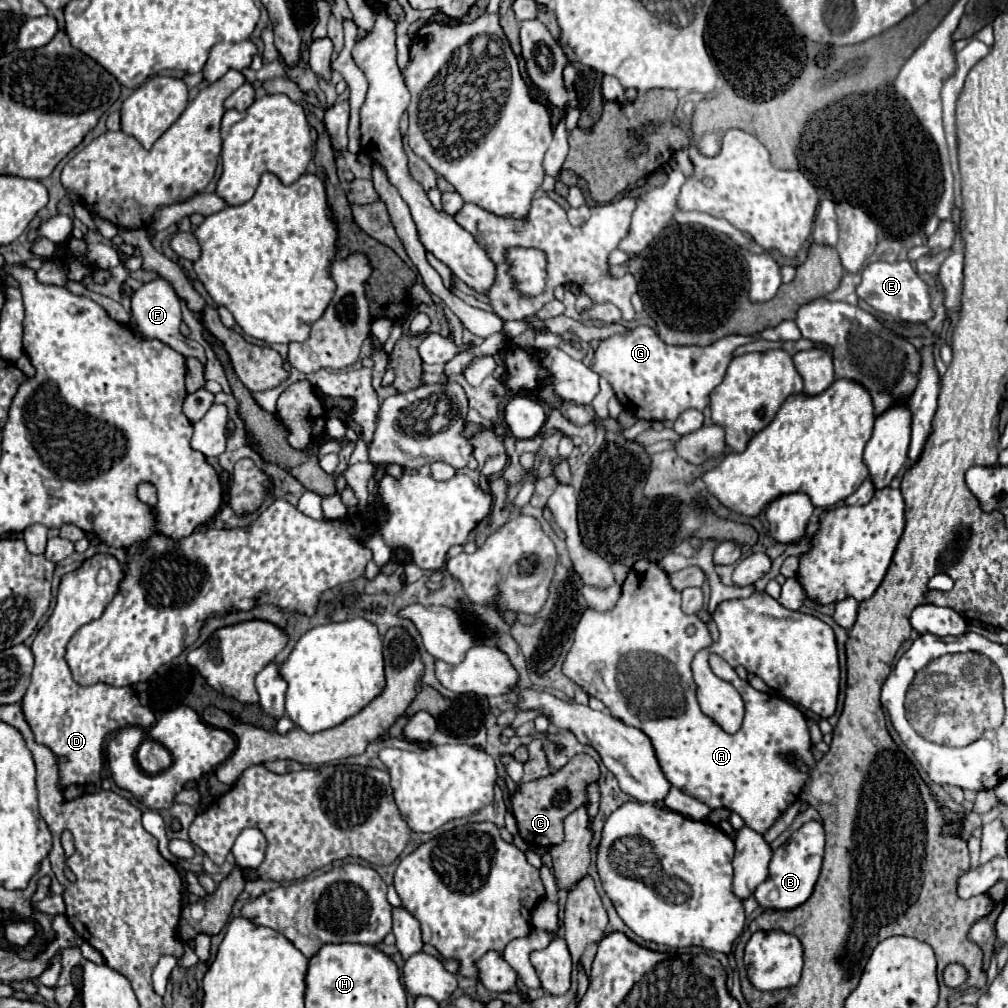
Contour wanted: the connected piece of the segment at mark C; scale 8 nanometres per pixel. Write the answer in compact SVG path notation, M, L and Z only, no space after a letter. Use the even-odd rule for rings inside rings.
M580 753L574 756L566 767L550 773L548 779L534 781L532 791L518 791L512 797L512 813L516 817L520 837L526 843L538 845L538 847L552 847L552 845L558 845L560 841L564 841L564 831L562 831L564 819L574 809L588 803L586 787L590 783L596 783L598 779L600 779L598 763L590 755Z

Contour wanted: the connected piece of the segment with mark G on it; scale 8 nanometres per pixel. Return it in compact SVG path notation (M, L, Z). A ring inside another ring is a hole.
M640 325L628 335L612 335L600 341L592 359L592 369L608 379L618 401L626 411L646 421L674 421L686 409L708 407L710 393L724 379L732 351L754 337L728 335L708 347L672 347L666 345L654 329Z

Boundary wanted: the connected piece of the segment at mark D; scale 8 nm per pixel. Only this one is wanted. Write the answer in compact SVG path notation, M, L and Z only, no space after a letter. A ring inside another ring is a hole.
M94 555L86 559L84 565L78 567L74 573L62 577L56 609L32 643L34 671L30 687L22 699L22 713L32 729L34 741L46 745L56 755L60 787L98 783L104 765L103 754L100 754L104 737L110 731L130 725L148 729L156 721L154 713L148 707L140 705L132 687L112 687L104 683L82 687L72 679L70 667L64 659L66 645L72 635L82 625L98 619L104 613L106 605L116 595L120 579L122 565L114 557ZM102 569L110 573L110 579L106 583L98 583L98 573Z

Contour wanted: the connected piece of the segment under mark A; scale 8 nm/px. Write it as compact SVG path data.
M638 561L628 573L628 579L622 587L622 597L612 613L596 613L592 609L584 611L574 631L574 645L564 661L564 675L578 683L588 695L600 699L610 709L614 719L646 733L646 737L652 741L656 759L666 779L676 789L702 801L710 809L724 807L738 813L750 829L764 835L786 811L786 807L798 801L798 795L806 783L806 773L802 773L796 763L804 763L806 767L812 767L816 763L810 751L808 721L794 703L776 695L756 691L748 681L742 681L722 657L710 655L712 671L720 675L720 679L732 683L746 705L742 727L734 735L722 731L714 719L706 717L700 711L700 705L696 701L696 683L690 669L694 655L710 643L712 637L698 615L686 615L680 609L680 593L672 589L668 575L650 561Z

